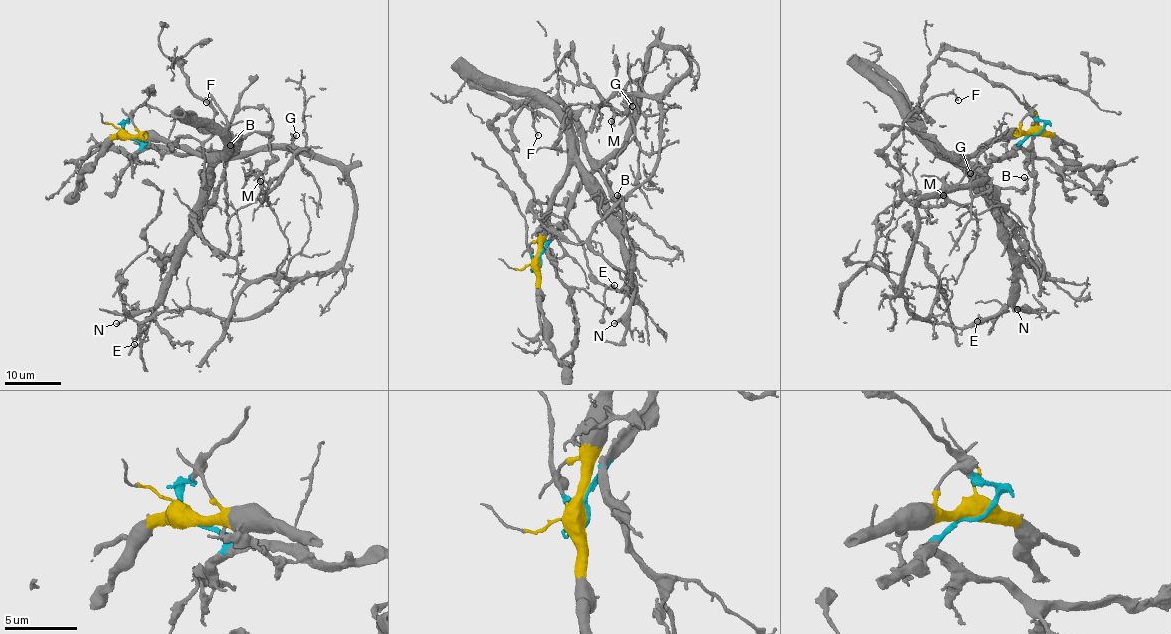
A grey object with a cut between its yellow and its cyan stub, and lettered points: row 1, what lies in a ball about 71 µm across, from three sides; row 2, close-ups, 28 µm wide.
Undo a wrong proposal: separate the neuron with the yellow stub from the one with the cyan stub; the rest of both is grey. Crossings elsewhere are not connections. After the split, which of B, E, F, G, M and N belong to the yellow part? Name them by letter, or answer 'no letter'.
B, E, F, N

